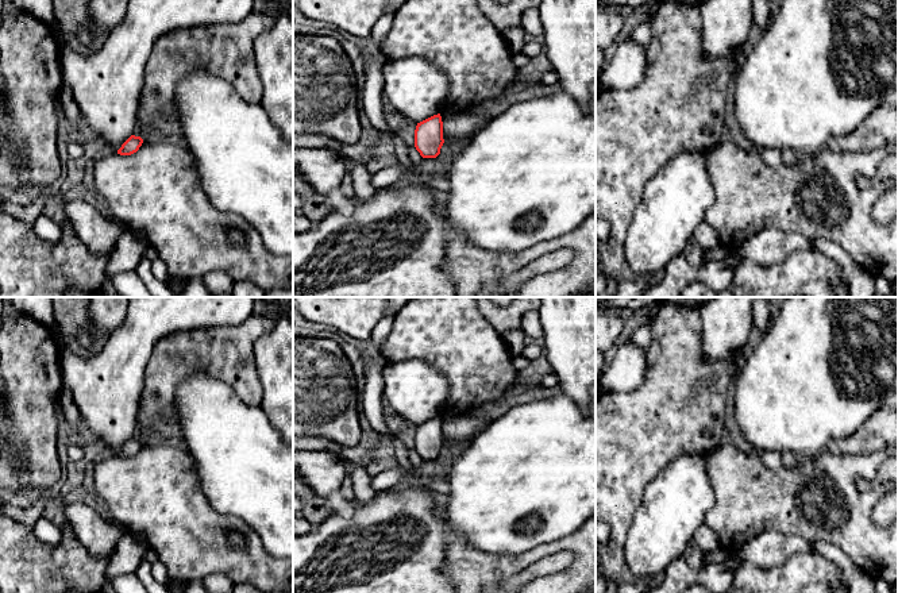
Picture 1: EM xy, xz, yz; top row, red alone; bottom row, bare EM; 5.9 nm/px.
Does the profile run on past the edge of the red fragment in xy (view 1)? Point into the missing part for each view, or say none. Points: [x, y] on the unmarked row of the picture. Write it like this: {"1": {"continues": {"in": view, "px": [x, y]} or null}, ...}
{"1": {"continues": null}}

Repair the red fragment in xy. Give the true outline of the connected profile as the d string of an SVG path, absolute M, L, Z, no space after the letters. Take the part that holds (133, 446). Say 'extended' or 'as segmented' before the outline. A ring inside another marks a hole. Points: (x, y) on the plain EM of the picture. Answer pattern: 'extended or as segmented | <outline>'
as segmented | M131 438L117 453L120 458L131 458L139 453L142 448L143 442L140 439Z

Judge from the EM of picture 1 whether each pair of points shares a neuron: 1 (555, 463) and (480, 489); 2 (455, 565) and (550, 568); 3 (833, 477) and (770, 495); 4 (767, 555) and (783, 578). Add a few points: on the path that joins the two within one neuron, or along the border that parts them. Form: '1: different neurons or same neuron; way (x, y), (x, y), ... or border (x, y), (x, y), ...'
1: same neuron; way (536, 473), (511, 489), (498, 489)
2: different neurons; border (557, 553), (534, 562), (508, 578)
3: same neuron; way (817, 492), (814, 495), (786, 495)
4: different neurons; border (805, 554), (766, 566), (744, 562)

